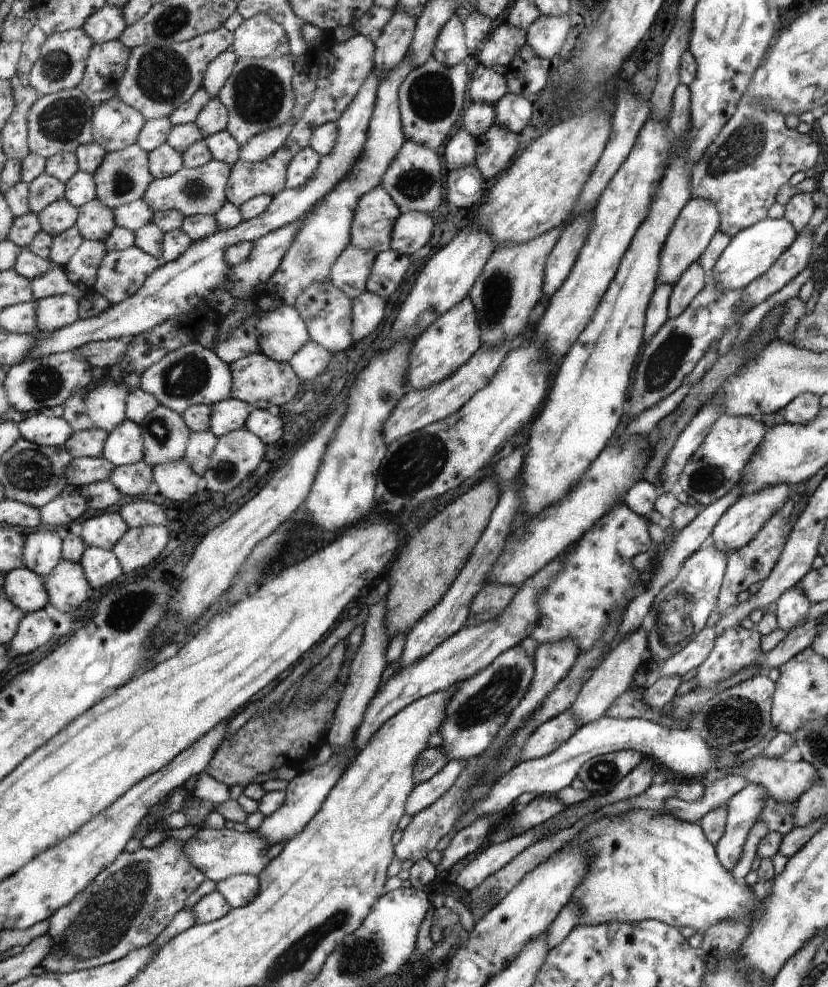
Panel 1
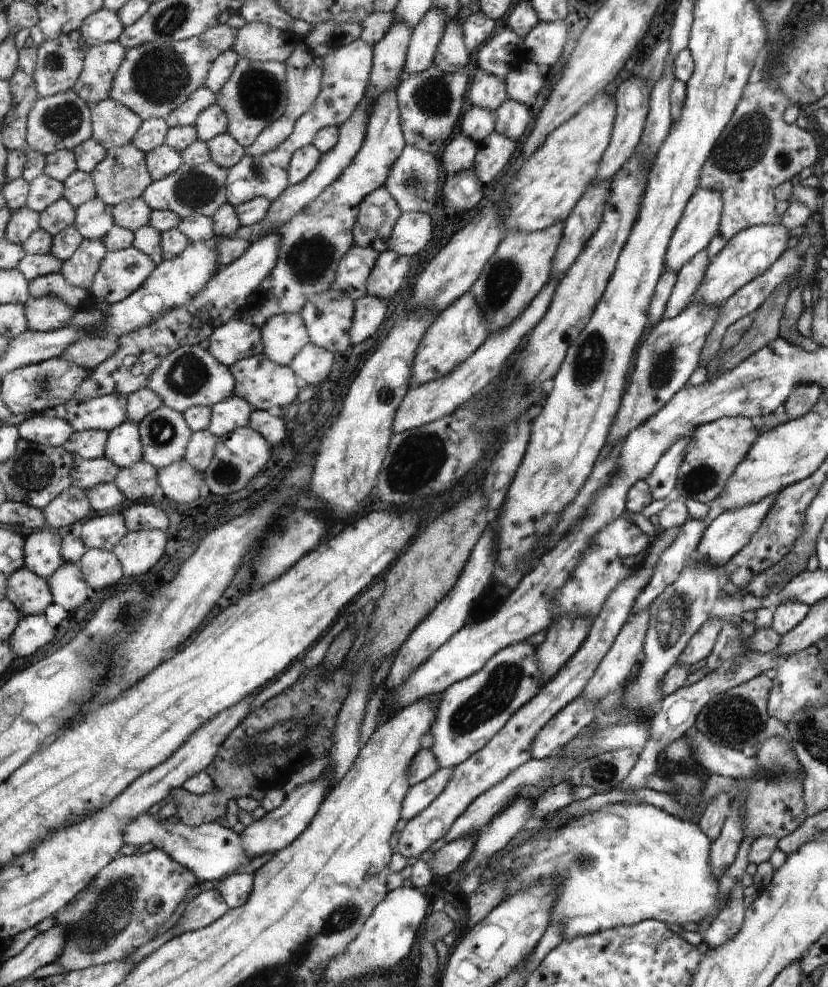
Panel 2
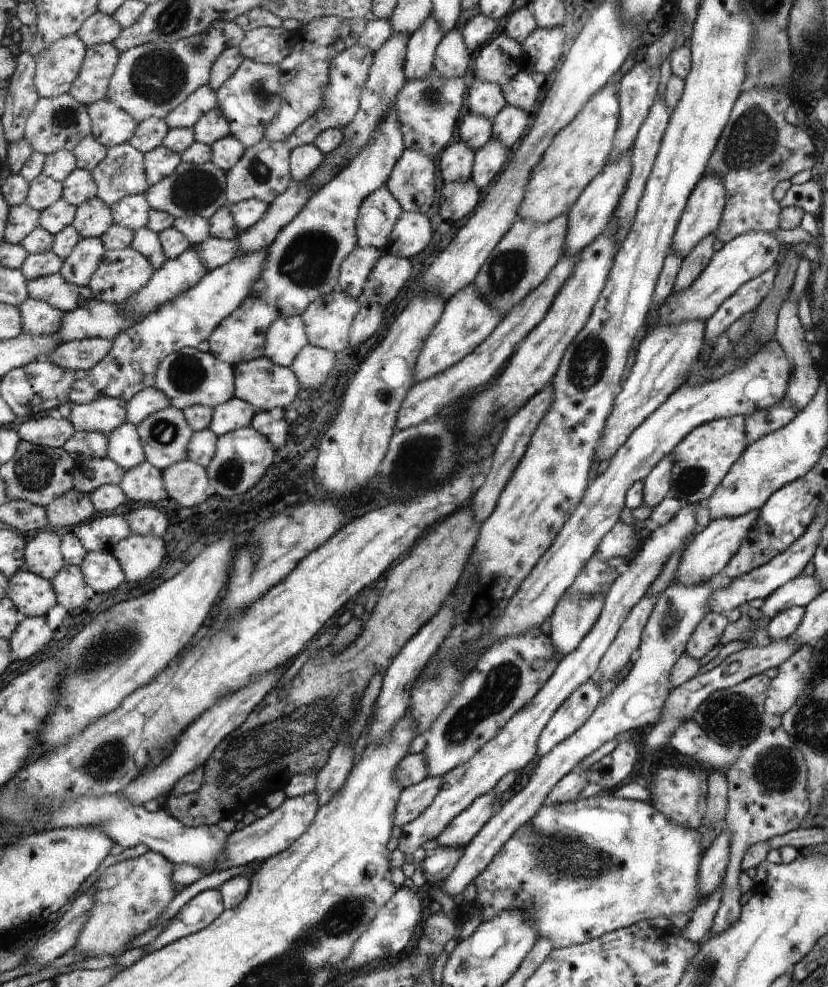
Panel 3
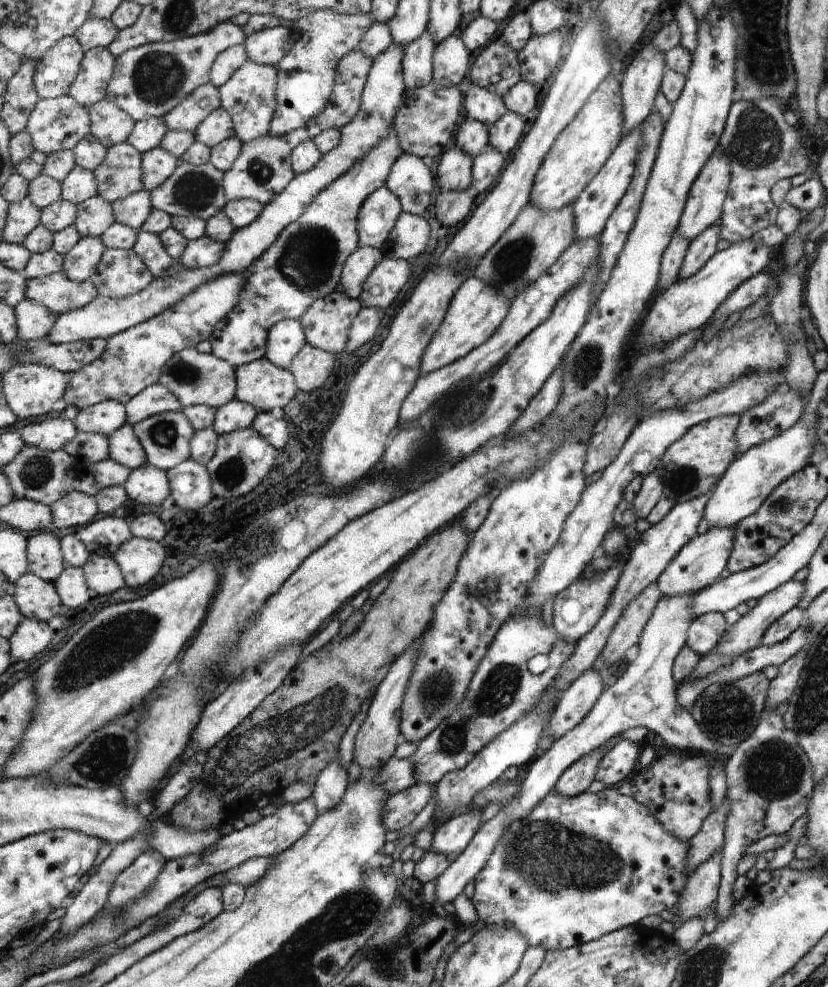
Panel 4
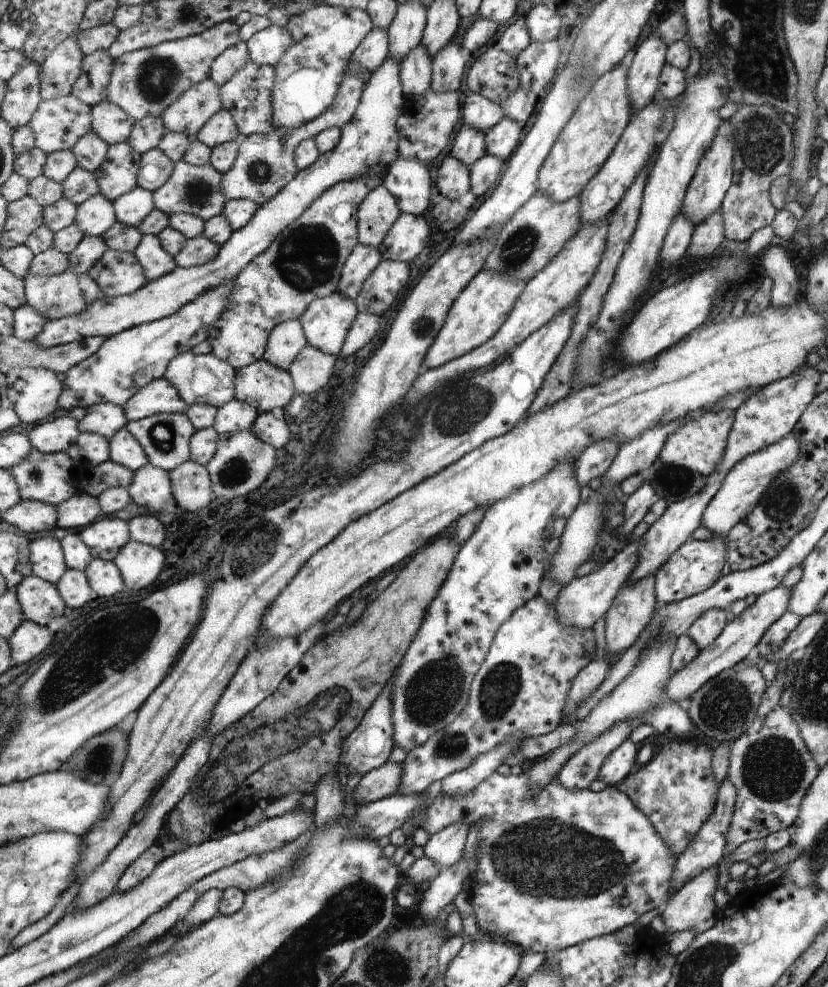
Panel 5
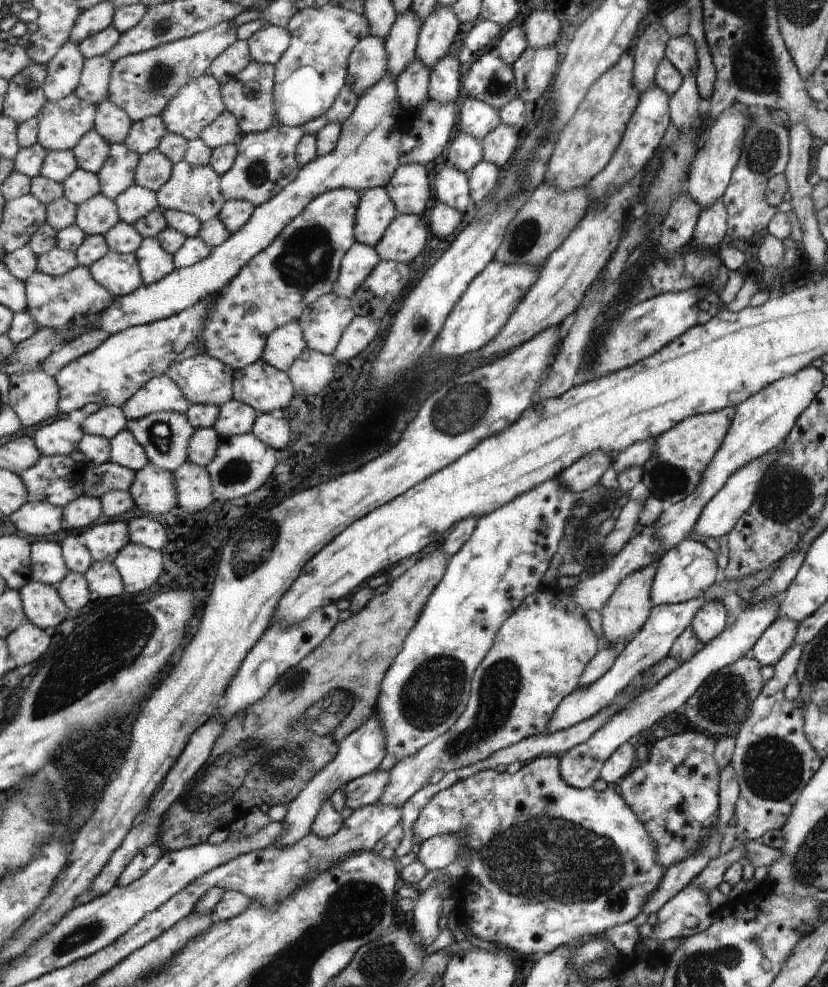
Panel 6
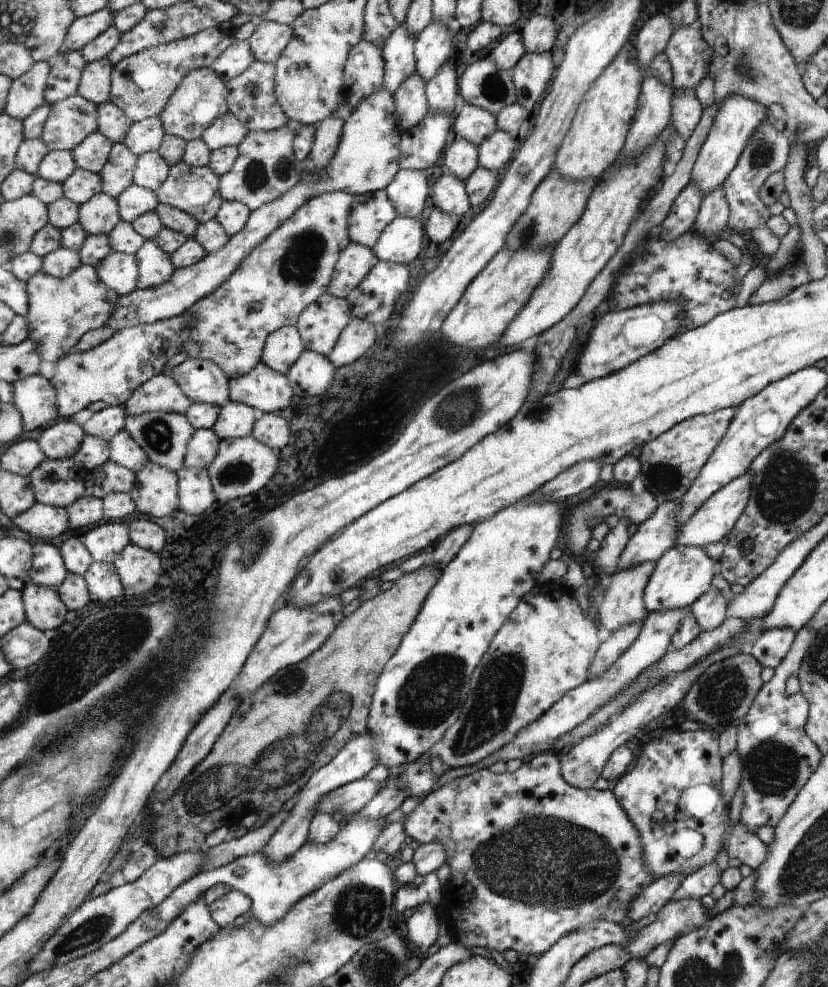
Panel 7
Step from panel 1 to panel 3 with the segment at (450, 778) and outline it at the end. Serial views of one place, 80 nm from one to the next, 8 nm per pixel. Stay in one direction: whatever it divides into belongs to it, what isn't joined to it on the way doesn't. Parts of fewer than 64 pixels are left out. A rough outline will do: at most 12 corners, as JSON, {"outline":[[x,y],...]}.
{"outline":[[427,776],[404,788],[396,806],[402,828],[436,800],[443,777]]}

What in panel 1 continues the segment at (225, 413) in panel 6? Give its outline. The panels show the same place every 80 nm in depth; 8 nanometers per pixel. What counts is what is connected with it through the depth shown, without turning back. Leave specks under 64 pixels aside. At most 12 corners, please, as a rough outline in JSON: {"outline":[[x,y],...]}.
{"outline":[[232,396],[213,406],[214,434],[243,429],[254,410]]}

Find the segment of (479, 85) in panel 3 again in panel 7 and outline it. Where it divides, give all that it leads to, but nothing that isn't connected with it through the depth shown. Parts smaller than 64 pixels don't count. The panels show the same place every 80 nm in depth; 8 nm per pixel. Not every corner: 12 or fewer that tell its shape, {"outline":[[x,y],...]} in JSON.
{"outline":[[461,102],[455,136],[477,147],[498,129],[492,112]]}

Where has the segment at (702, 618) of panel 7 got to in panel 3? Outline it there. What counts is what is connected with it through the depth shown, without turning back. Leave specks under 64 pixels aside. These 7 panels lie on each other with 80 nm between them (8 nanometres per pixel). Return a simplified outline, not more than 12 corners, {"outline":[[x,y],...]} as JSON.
{"outline":[[708,612],[684,654],[700,660],[719,644],[728,619]]}

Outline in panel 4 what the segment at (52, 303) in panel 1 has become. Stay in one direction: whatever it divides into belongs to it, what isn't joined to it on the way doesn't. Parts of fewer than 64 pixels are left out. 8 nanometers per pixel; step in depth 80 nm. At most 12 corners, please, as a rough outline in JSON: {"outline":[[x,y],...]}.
{"outline":[[26,298],[16,308],[19,338],[44,340],[58,314]]}

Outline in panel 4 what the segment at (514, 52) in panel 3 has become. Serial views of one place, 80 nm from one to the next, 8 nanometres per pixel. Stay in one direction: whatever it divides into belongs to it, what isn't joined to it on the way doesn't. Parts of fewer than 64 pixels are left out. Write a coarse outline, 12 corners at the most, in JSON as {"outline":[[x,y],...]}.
{"outline":[[489,42],[470,69],[479,87],[504,99],[522,80],[517,53]]}

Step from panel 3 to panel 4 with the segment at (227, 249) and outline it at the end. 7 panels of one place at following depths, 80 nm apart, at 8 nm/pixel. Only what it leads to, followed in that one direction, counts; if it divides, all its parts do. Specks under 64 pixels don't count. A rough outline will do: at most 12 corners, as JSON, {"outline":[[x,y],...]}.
{"outline":[[206,235],[189,242],[188,269],[217,265],[227,244]]}

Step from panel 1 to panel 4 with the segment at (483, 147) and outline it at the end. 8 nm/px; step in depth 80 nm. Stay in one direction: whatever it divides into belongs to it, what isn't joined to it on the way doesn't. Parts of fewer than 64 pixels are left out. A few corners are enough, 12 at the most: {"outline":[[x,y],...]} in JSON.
{"outline":[[490,148],[473,158],[472,192],[486,192],[501,178],[504,157]]}

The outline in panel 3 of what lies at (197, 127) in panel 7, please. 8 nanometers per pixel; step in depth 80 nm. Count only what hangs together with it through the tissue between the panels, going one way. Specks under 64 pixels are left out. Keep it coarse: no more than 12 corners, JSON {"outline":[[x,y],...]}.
{"outline":[[211,84],[198,89],[167,118],[171,129],[195,127],[219,107]]}

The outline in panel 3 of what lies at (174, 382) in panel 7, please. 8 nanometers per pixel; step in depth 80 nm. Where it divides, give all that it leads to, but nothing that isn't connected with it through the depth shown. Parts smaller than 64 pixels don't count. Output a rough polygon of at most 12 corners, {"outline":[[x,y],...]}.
{"outline":[[158,387],[129,402],[129,421],[139,427],[152,414],[172,407]]}

